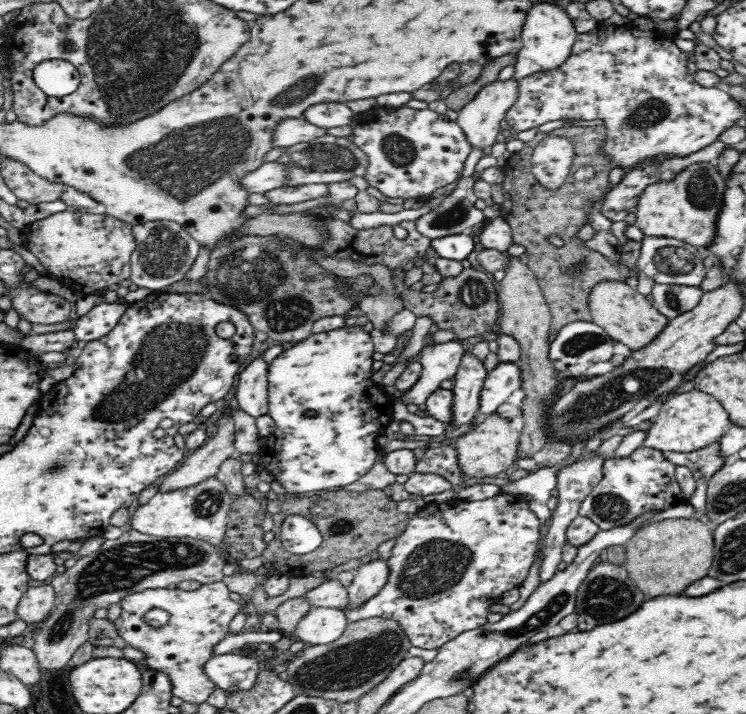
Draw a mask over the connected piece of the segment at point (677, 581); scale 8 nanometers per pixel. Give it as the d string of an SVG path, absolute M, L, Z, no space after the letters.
M698 517L665 518L638 529L625 546L624 566L644 594L680 594L690 582L704 578L714 560L714 535Z

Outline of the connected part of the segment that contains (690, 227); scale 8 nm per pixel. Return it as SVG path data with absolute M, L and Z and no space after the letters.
M714 161L689 164L671 179L648 185L642 191L635 210L635 225L644 235L675 238L704 248L715 235L715 220L722 204L725 181Z

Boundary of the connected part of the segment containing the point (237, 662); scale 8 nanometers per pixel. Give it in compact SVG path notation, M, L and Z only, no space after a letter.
M237 651L212 655L203 664L203 673L224 691L250 690L257 677L257 659L240 656Z

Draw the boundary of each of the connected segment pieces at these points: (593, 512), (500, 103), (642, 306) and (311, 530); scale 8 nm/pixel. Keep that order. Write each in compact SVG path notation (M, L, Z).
M642 447L625 457L609 457L601 468L602 478L582 502L580 515L594 521L602 530L622 526L650 509L665 510L687 502L674 478L675 464L656 448Z
M493 81L470 102L457 111L457 123L474 150L488 148L498 141L500 120L518 100L517 82Z
M610 279L597 282L589 295L589 310L594 324L614 341L626 344L632 351L652 343L669 322L667 316L656 311L646 296L639 294L629 280Z
M291 514L281 524L280 540L284 550L300 556L314 552L324 542L324 537L310 519L300 514Z

